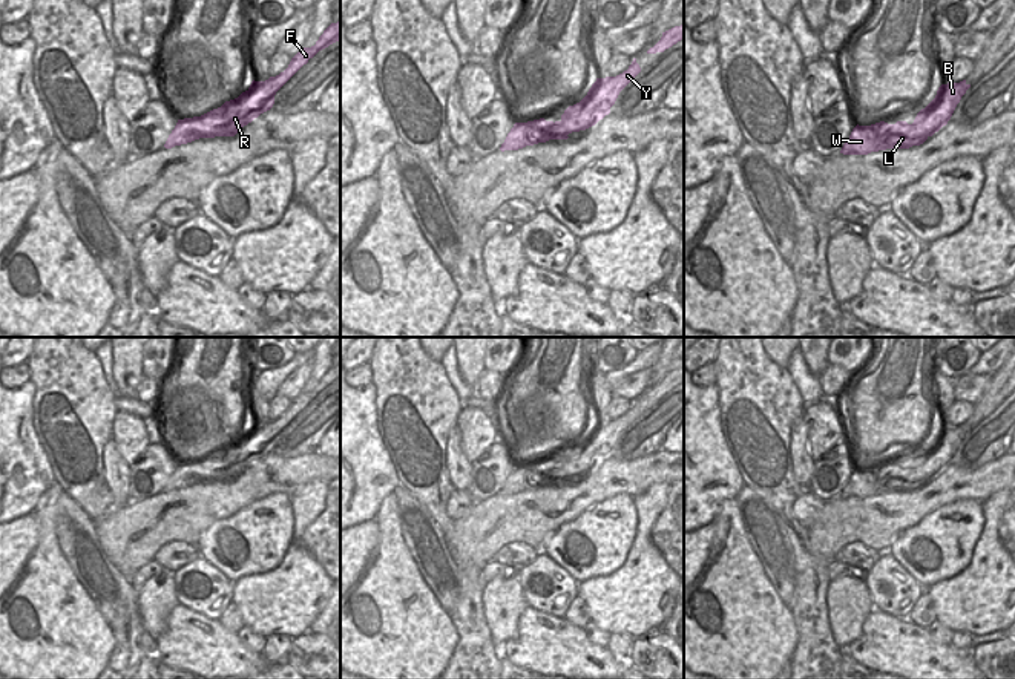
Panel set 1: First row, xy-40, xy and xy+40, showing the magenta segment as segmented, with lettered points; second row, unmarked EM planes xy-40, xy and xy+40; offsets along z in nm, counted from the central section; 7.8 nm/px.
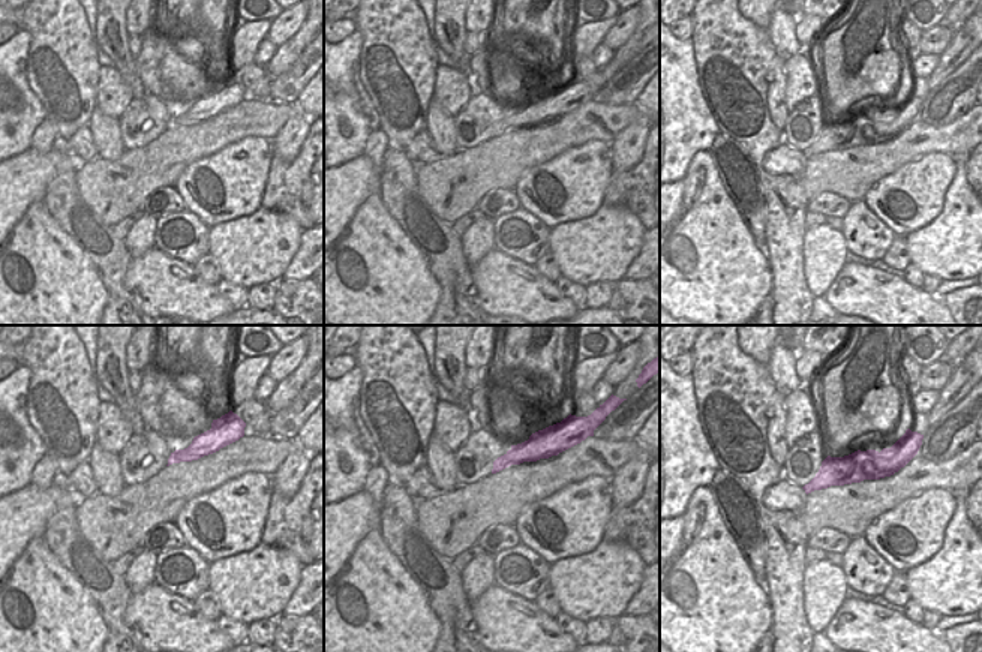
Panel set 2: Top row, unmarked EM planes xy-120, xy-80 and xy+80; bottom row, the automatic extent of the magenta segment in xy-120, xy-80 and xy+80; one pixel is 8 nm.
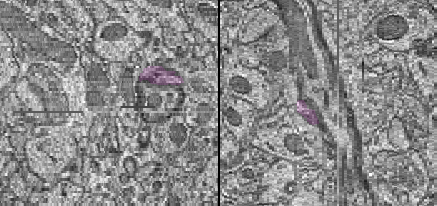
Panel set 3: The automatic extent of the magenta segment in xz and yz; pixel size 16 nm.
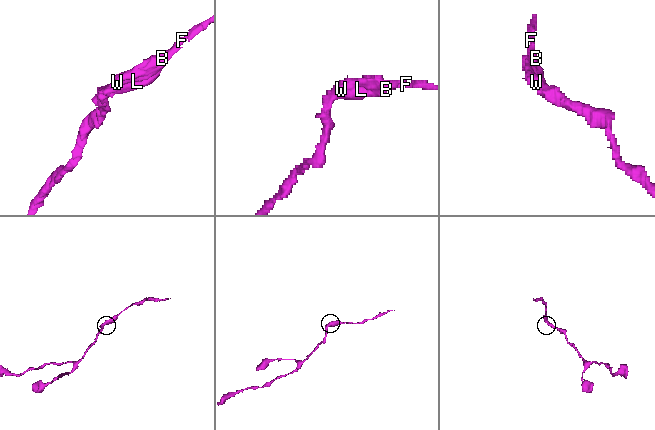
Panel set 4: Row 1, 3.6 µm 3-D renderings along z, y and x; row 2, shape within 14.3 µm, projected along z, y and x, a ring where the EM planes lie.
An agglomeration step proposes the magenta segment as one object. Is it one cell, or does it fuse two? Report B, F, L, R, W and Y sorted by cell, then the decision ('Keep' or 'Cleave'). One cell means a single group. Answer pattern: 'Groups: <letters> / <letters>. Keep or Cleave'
Groups: B F L R W Y. Keep

